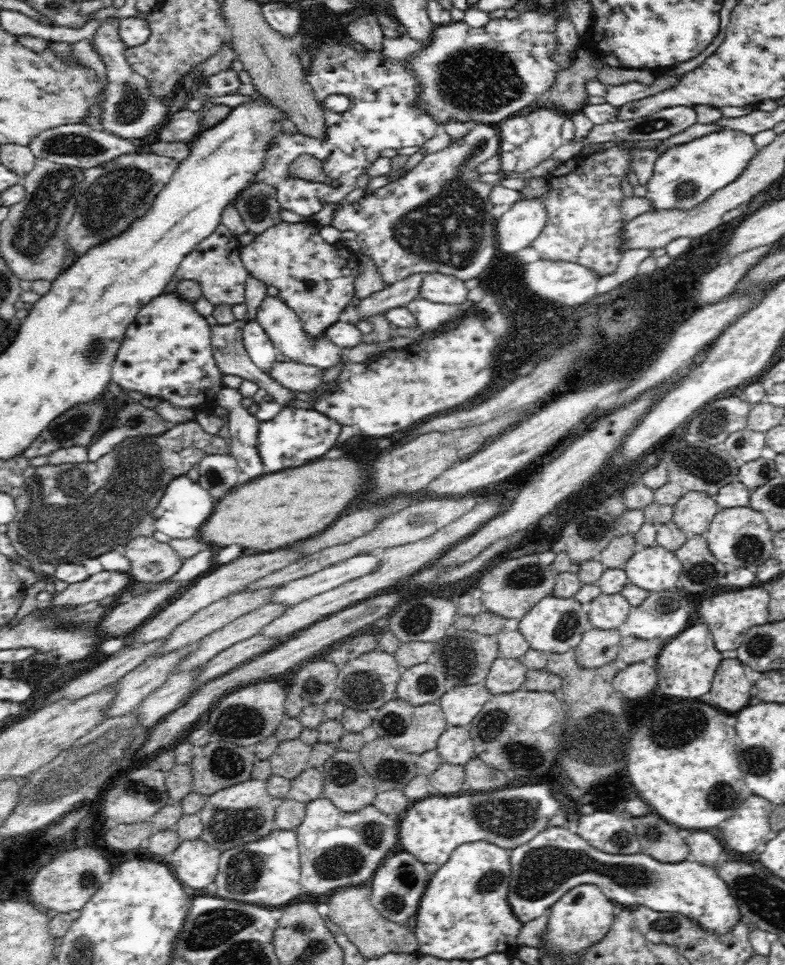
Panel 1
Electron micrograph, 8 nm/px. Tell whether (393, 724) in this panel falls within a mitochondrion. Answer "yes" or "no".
yes

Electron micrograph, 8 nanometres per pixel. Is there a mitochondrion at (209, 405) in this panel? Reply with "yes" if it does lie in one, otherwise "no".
no

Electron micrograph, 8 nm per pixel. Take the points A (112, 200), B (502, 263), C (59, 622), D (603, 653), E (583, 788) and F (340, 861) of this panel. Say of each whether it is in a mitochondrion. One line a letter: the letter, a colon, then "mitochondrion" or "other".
A: mitochondrion
B: mitochondrion
C: mitochondrion
D: mitochondrion
E: other
F: mitochondrion

